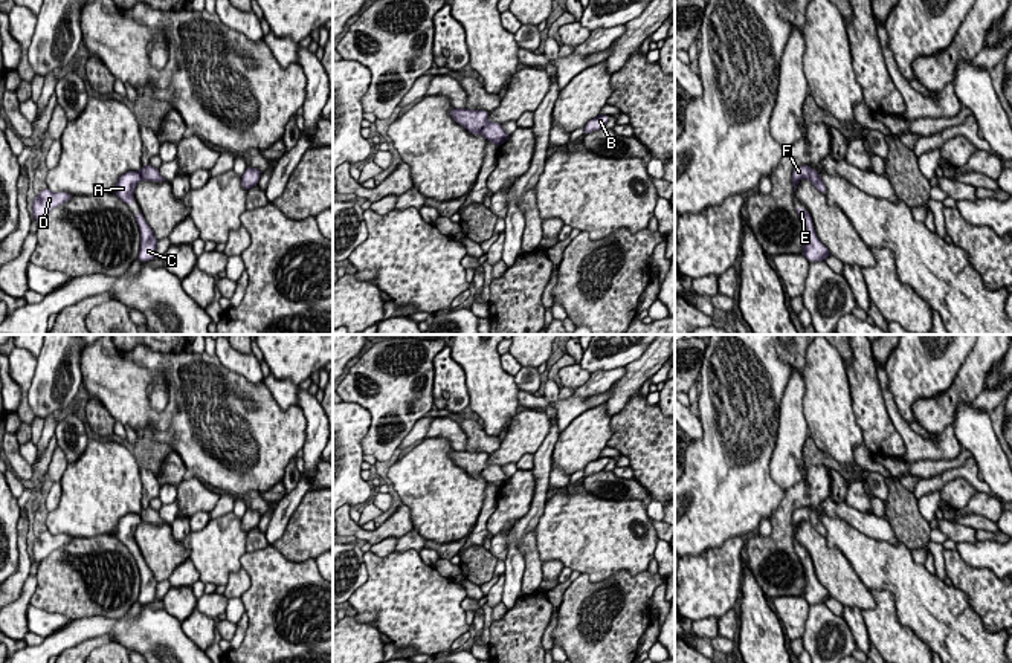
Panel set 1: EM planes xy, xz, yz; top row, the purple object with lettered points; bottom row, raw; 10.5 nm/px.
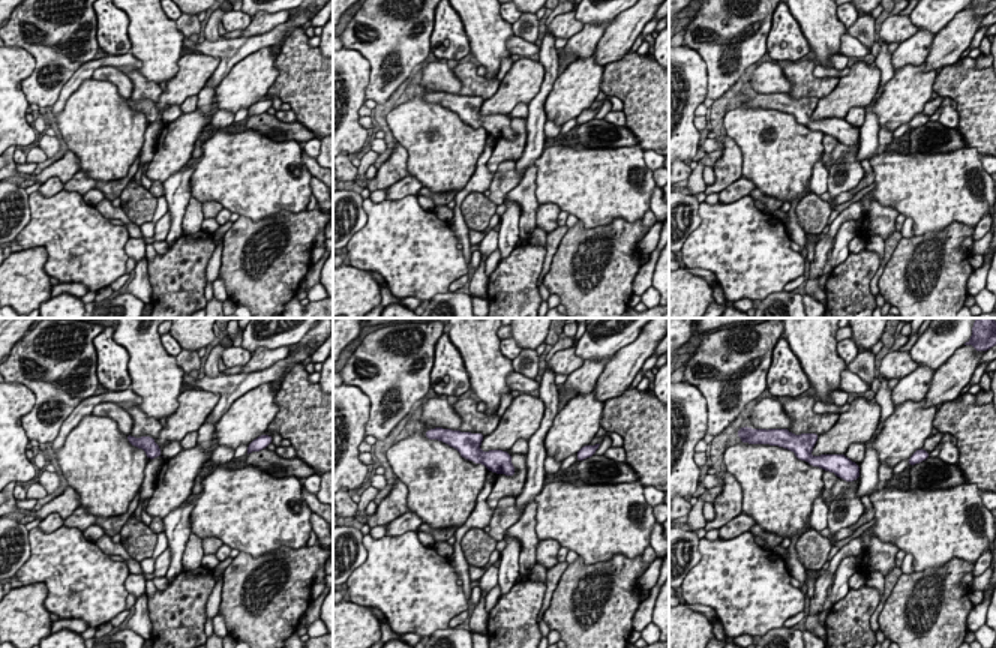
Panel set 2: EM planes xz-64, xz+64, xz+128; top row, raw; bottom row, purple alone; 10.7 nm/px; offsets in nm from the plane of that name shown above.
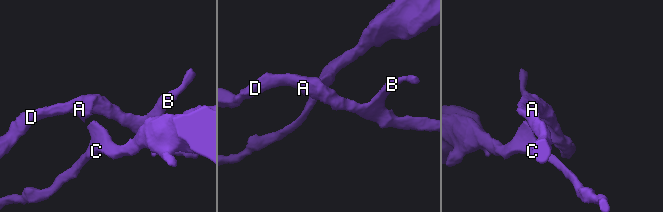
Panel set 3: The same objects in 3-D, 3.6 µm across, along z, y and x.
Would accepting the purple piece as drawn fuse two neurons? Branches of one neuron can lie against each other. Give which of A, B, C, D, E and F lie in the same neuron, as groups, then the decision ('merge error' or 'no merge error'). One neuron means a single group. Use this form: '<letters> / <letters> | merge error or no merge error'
A B C D E F | no merge error

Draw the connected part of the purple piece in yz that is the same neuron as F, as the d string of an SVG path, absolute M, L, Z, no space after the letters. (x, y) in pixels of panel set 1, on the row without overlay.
M803 507L803 509L797 509L792 515L792 529L794 529L794 533L798 527L798 524L801 521L809 521L814 529L821 535L821 536L826 536L827 532L826 532L826 527L823 524L823 521L820 519L820 516L817 515L817 512L811 510L809 507Z

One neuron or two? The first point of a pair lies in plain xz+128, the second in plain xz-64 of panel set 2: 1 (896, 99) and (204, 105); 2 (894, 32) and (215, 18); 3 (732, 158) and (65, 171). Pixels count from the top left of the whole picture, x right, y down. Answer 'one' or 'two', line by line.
1: two
2: two
3: one

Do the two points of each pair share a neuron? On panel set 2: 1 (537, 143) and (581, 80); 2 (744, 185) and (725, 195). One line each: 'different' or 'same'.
1: different
2: same

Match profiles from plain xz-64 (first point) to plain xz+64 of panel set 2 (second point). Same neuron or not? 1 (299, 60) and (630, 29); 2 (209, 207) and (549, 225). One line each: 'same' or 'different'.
1: different
2: same

